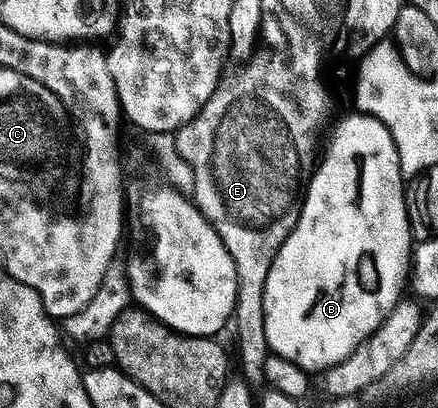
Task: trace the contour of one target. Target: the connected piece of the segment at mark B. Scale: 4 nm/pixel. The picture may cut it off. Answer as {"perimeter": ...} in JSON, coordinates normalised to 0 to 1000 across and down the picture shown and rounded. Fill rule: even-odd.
{"perimeter":[[[801,272],[795,287],[783,287],[765,306],[765,328],[747,346],[747,368],[735,368],[724,402],[696,453],[692,505],[683,520],[678,547],[669,566],[651,586],[651,596],[632,615],[623,645],[614,654],[610,691],[600,706],[596,765],[605,772],[605,821],[610,853],[630,875],[648,875],[678,900],[703,909],[744,909],[779,890],[799,870],[826,836],[838,836],[842,821],[861,806],[877,782],[897,762],[897,752],[922,725],[920,699],[932,696],[934,662],[943,627],[943,588],[938,591],[943,554],[929,532],[929,488],[925,480],[925,436],[911,414],[906,360],[897,350],[897,331],[888,326],[879,301],[847,287],[840,277]]]}

